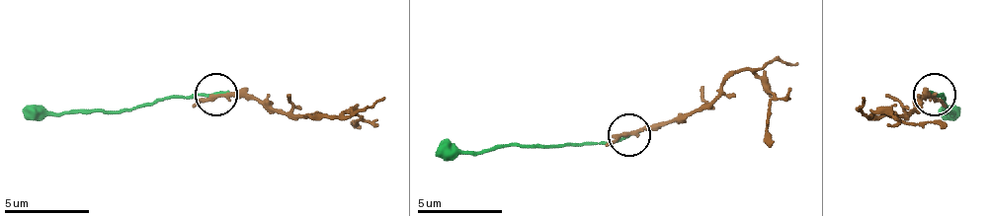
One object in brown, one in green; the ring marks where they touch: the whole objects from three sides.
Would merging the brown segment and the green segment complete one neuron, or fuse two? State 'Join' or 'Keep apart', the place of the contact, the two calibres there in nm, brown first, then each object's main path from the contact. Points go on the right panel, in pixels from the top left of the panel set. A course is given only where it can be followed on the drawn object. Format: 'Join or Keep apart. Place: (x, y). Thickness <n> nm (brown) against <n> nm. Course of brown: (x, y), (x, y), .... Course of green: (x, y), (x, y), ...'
Keep apart. Place: (934, 94). Thickness 240 nm (brown) against 220 nm. Course of brown: (933, 96), (929, 96), (912, 112), (869, 116), (895, 116), (916, 125), (938, 120), (946, 129). Course of green: (933, 96), (942, 96), (946, 112), (954, 108)

